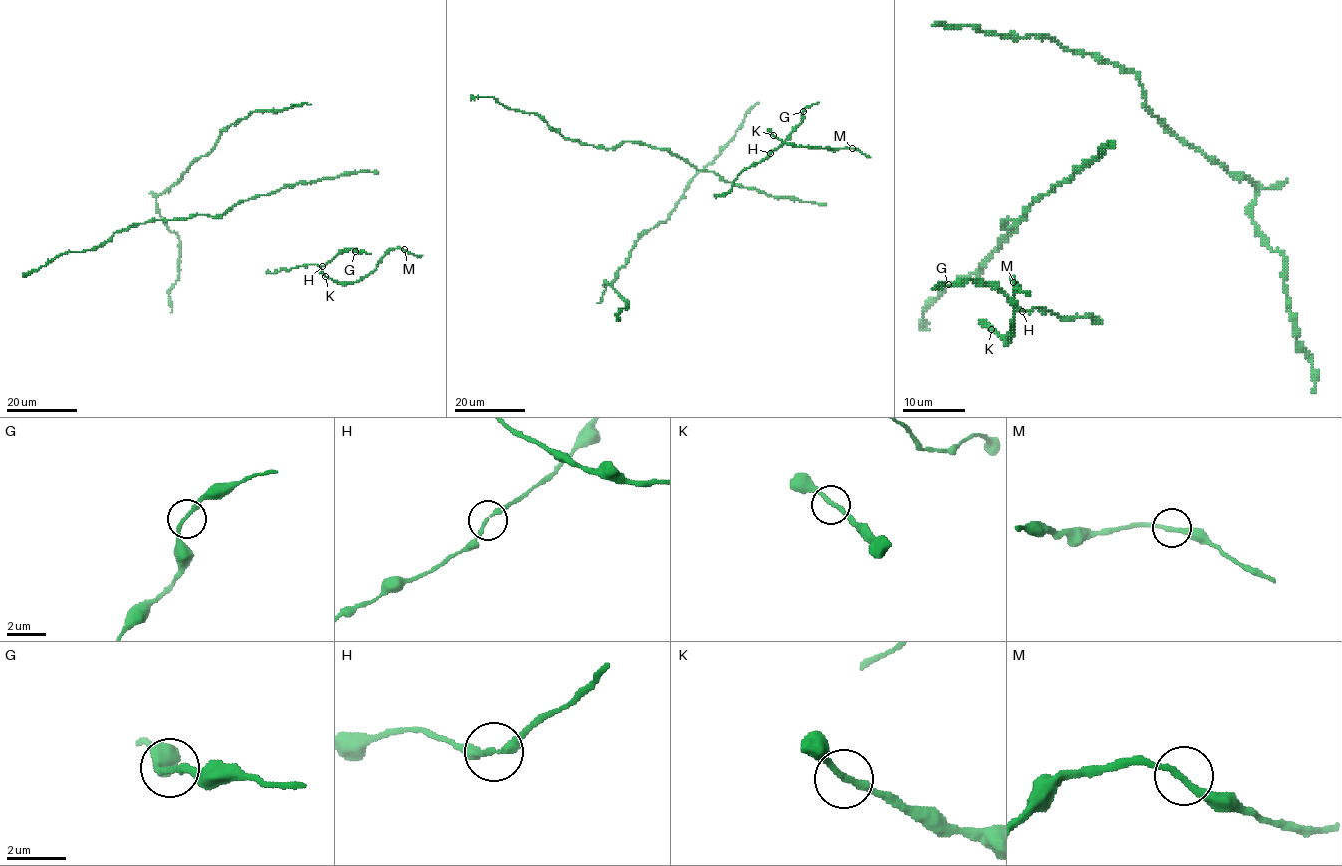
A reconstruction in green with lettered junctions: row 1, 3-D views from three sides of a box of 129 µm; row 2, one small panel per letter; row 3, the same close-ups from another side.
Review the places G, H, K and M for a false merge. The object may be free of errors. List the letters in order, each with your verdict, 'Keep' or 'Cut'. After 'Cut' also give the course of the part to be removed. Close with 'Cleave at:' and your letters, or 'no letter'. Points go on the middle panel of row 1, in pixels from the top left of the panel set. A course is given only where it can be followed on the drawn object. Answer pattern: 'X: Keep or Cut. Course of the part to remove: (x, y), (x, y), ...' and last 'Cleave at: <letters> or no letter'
G: Keep
H: Keep
K: Keep
M: Keep
Cleave at: no letter

